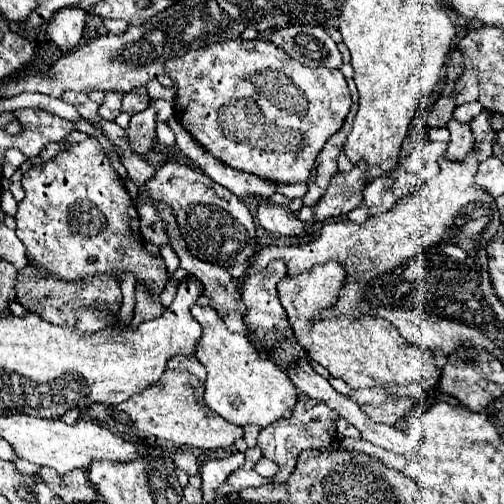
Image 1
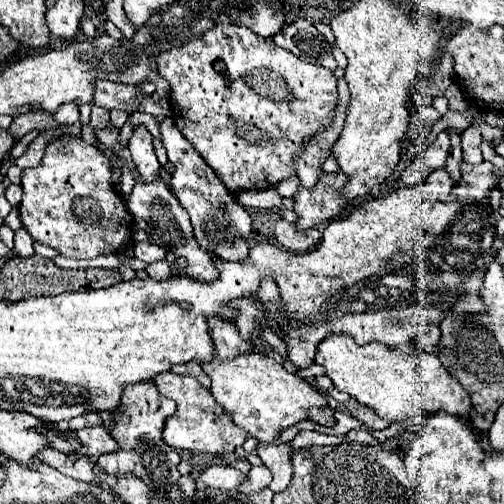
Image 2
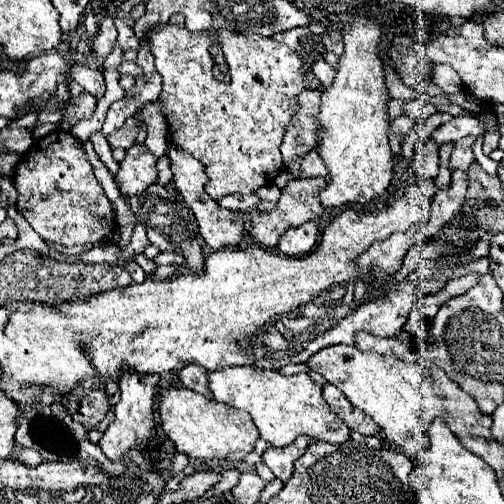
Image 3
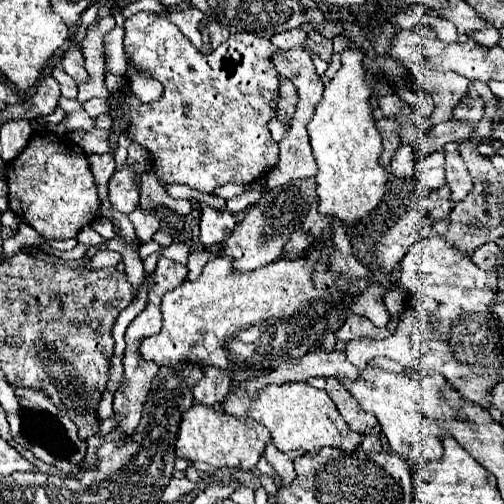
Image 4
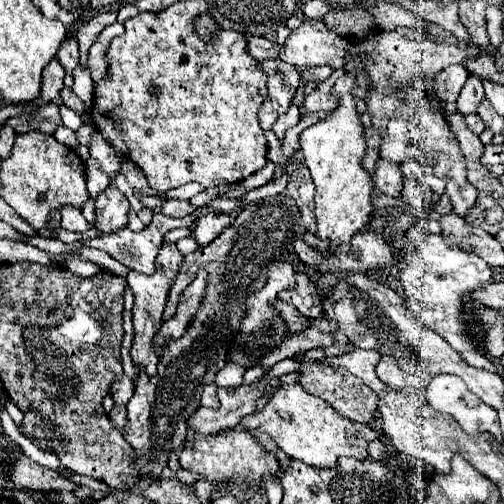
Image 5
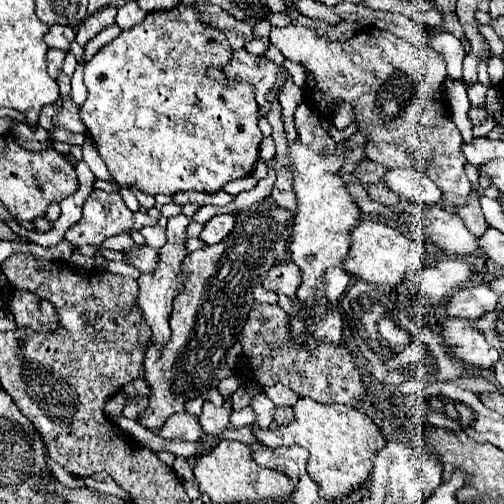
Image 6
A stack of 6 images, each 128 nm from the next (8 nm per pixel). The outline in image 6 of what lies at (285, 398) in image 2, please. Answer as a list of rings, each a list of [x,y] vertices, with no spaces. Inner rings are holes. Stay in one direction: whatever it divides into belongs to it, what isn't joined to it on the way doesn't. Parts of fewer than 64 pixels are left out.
[[[300,398],[294,406],[294,412],[296,412],[296,422],[292,426],[280,426],[276,430],[260,430],[260,428],[254,428],[254,436],[264,442],[266,446],[270,448],[288,448],[292,444],[298,444],[298,446],[304,446],[308,452],[310,452],[310,460],[308,460],[308,474],[312,480],[316,480],[318,488],[320,488],[320,496],[324,500],[342,500],[346,498],[350,492],[362,488],[368,478],[370,478],[370,470],[372,470],[372,456],[378,452],[378,448],[382,448],[386,444],[380,428],[366,416],[362,414],[360,410],[356,408],[348,408],[344,404],[318,404],[310,398]]]

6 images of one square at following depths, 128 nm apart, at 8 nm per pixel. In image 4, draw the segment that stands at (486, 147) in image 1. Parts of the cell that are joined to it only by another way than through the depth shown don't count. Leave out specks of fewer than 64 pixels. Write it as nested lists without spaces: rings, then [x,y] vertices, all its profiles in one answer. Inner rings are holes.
[[[458,142],[446,144],[444,150],[446,150],[446,182],[452,190],[450,200],[458,202],[458,200],[464,200],[464,196],[472,190],[472,180],[458,154]]]

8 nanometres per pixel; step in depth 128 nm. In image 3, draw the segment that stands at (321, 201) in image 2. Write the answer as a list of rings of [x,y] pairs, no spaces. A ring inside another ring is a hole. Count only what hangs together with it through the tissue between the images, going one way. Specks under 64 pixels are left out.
[[[296,178],[290,180],[286,188],[282,188],[282,194],[278,198],[278,206],[272,212],[260,212],[252,218],[250,226],[250,240],[246,240],[246,246],[258,246],[264,250],[272,250],[278,244],[278,238],[294,226],[302,226],[308,220],[318,220],[324,214],[324,206],[318,200],[318,192],[326,186],[326,178]]]

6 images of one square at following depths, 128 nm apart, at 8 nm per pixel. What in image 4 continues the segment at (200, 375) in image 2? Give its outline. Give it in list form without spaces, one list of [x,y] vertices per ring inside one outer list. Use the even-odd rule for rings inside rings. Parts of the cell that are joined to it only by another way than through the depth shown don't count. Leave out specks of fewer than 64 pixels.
[[[210,368],[194,388],[194,400],[202,404],[220,404],[230,388],[230,372]]]

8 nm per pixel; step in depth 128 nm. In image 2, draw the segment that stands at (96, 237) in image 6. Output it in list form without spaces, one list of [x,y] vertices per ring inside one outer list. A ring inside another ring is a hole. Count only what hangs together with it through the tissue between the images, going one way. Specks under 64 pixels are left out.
[[[144,126],[134,130],[128,148],[130,148],[132,160],[136,164],[136,172],[140,174],[142,182],[156,180],[158,174],[160,174],[160,164],[158,164],[158,158],[154,154],[152,136],[150,136],[150,132]]]

